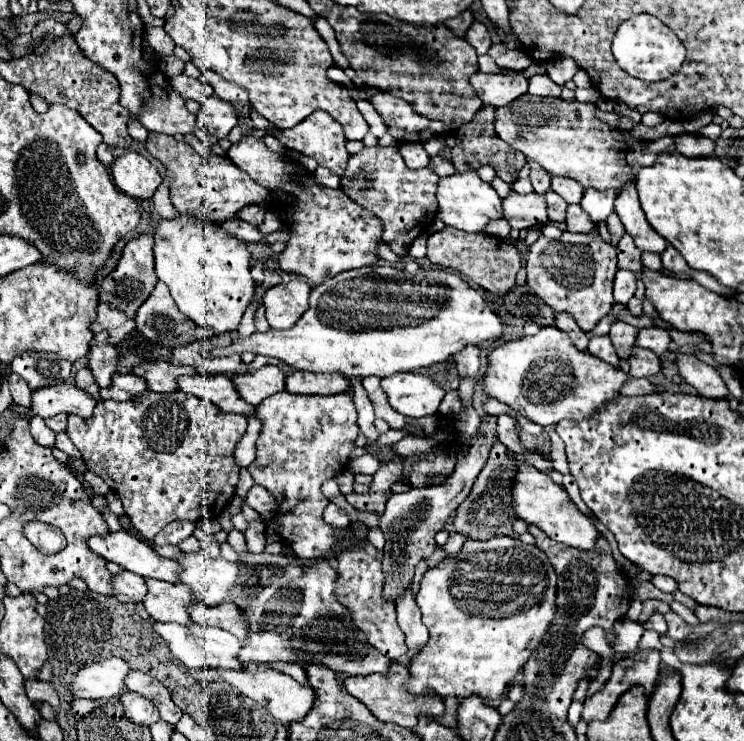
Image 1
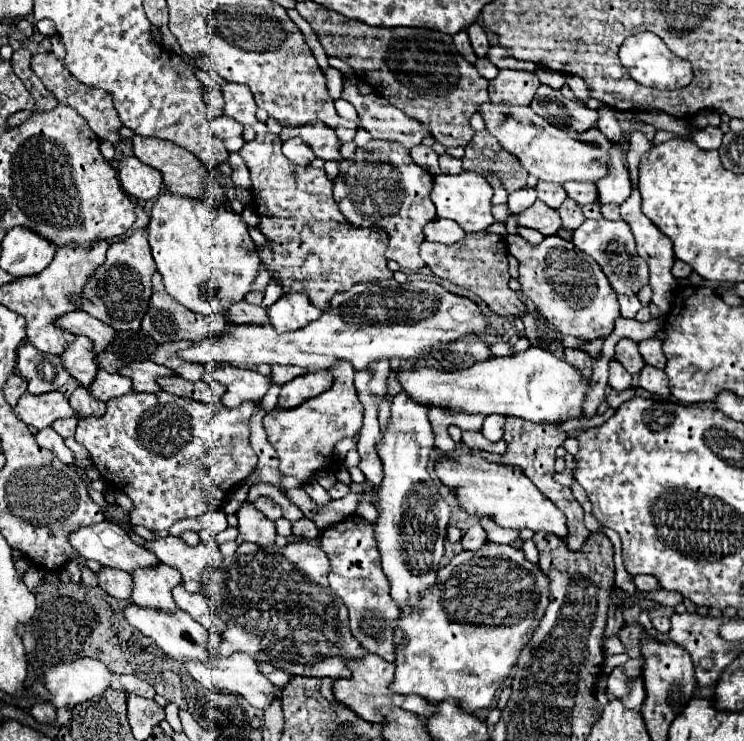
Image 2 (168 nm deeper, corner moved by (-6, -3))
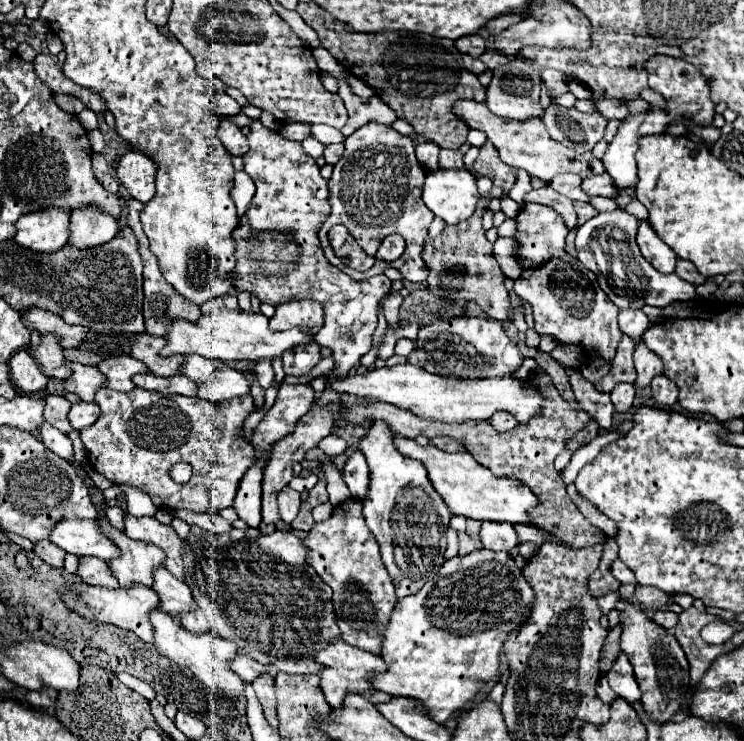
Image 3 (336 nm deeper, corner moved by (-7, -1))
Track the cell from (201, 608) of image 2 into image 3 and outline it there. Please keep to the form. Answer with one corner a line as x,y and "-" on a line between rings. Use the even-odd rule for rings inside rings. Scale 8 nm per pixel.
165,568
153,570
153,586
151,588
159,596
159,608
173,616
197,608
197,606
193,606
191,590
181,580
173,578
173,574
169,574

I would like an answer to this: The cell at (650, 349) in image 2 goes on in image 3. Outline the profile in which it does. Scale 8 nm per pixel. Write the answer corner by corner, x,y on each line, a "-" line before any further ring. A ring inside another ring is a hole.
639,344
635,348
635,370
637,370
635,388
645,388
655,376
663,374
663,362
661,358
657,358
657,354
649,352
647,346

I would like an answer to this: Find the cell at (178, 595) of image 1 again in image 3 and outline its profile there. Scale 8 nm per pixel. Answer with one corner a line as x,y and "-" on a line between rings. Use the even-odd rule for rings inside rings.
99,518
99,524
103,526
101,534
105,534
107,538
113,538
113,542
117,542
117,548
121,550
119,558
113,558
113,562
107,562
109,570
119,580
119,584
133,586
137,582
137,584
151,586
153,584
151,574
155,568
163,566
165,554
149,542
145,544
145,542
131,540
121,530
113,528
107,522
107,518

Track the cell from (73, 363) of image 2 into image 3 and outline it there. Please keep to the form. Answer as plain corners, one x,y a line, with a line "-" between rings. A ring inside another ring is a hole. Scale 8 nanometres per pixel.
45,334
41,336
41,342
37,348
29,348
29,354
33,354
33,358
37,358
37,362
41,362
41,370
45,370
45,374
49,374
49,378
67,378
69,376
69,368
65,366
65,358
61,352
61,344
57,342
57,338
53,334

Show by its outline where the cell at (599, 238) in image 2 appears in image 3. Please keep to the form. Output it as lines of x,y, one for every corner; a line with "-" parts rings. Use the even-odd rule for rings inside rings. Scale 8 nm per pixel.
617,208
609,214
597,214
593,220
585,222
577,228
575,246
579,252
579,262
597,276
599,288
615,302
617,308
633,308
639,310
643,306
657,306
665,308
677,300
691,300
695,298
695,286
681,280
677,274
661,274
657,272
639,252
635,242
639,228
639,220
625,210

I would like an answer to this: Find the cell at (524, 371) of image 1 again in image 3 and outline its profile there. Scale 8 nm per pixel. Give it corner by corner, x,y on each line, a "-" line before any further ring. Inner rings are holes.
399,364
399,366
383,366
375,368
367,374
347,374
345,378
335,376
333,372
325,374
329,386
337,394
349,394
355,398
387,402
401,410
407,410
425,420
439,420
439,422
465,422
465,420
489,420
495,412
505,410
511,412
519,422
527,424
543,404
543,396
533,386
525,386
525,380
515,380
515,376
503,378
485,378
485,380
457,380
457,378
443,378
425,372
413,364

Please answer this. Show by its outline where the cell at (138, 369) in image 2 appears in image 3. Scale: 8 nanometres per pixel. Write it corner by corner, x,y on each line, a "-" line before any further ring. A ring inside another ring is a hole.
111,356
111,358
105,358
105,360
101,360
97,364
97,368
105,376
105,384
103,386
107,386
111,390
119,390
119,392
131,392
135,388
131,378
135,374
147,372
143,362
139,362
139,360
131,358
131,356

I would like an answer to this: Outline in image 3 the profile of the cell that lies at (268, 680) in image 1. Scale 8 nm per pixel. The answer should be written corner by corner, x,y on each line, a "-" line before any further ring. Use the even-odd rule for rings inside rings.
153,610
149,618
153,626
153,648
157,652
161,652
163,656
167,656
179,666
189,668
195,674
195,678
211,686
213,692
221,692
229,698
238,698
243,694
245,682
227,668
237,652
237,646
231,640
221,638
217,632
203,632
203,634
189,632
183,626
179,626
179,620
173,614
163,610

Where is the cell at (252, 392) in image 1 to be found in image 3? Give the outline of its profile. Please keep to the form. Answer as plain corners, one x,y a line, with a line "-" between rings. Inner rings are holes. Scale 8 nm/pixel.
187,354
179,372
197,382
197,396
209,402
225,402
235,396
249,394
249,380
219,360
207,360

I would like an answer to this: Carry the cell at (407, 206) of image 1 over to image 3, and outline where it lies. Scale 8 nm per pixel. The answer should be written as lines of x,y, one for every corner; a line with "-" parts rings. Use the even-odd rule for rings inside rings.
377,122
365,124
357,134
345,140
345,154
333,168
333,176
329,180
329,202
331,202
331,216
319,230
319,240
327,260
343,270
353,280
367,280
375,274
383,274
385,268
397,268
407,282
425,282
427,280
427,266
421,260
423,242
427,238
427,228
433,220
433,212
421,200
421,184
425,180
425,170
415,158
415,144
409,136
401,136
391,126
381,126
-
343,224
349,234
357,240
357,244
375,258
377,248
381,246
383,238
397,232
405,238
407,248
403,256
395,262
375,260
373,268
367,272
349,270
341,258
335,256
327,232
331,226

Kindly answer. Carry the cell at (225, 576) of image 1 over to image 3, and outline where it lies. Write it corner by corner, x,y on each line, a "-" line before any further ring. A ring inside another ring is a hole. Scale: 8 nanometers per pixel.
125,512
125,534
133,540
143,540
143,542
151,542
159,546
165,552
165,568
173,576
183,580
181,548
185,546
185,542
173,532
171,526
165,526
149,516
135,518

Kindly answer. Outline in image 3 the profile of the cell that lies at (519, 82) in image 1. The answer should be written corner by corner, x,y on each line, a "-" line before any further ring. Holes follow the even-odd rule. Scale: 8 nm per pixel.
493,76
493,82
487,88
485,104
497,116
509,116
523,122
529,118
541,118
543,114
543,106
539,102
539,82
533,80

